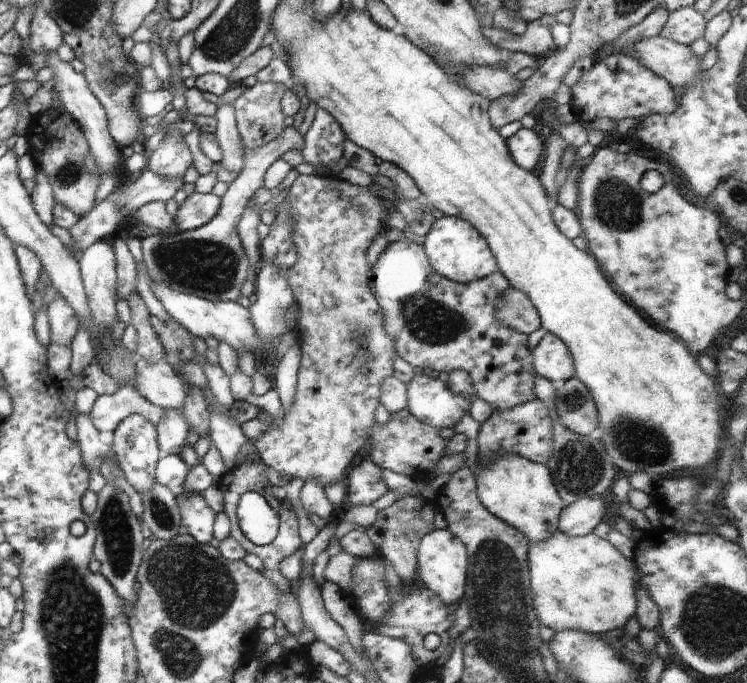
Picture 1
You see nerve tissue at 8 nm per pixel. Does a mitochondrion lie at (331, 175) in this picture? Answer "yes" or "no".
no

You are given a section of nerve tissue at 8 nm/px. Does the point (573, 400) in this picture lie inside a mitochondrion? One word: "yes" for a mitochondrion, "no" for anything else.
yes

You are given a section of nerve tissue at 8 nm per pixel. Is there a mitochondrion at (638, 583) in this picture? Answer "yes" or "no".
no

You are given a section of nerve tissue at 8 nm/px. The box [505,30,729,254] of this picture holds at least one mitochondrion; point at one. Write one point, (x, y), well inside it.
(617, 206)

